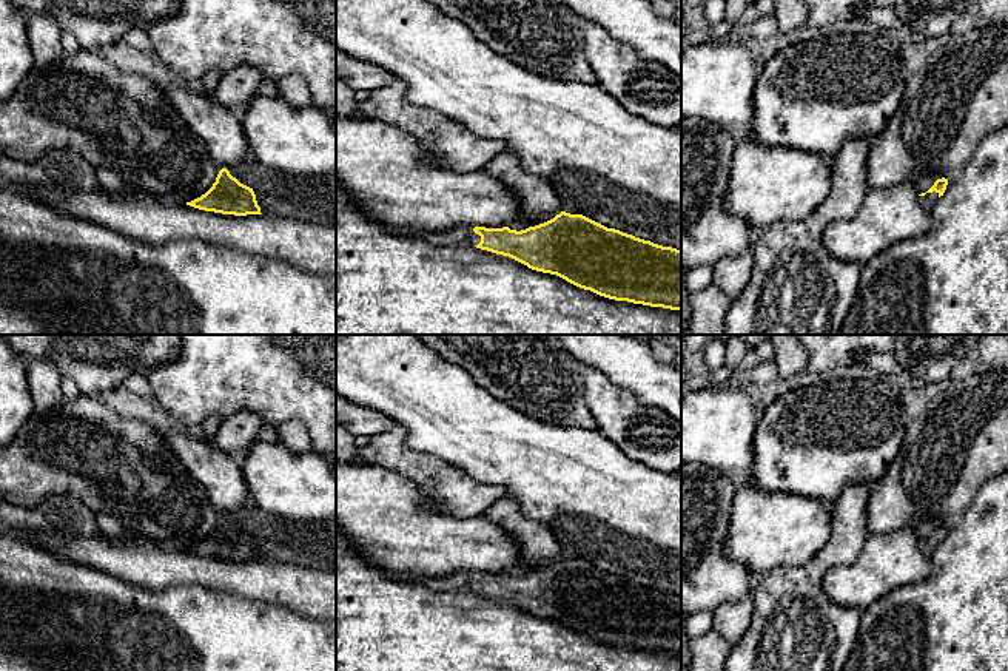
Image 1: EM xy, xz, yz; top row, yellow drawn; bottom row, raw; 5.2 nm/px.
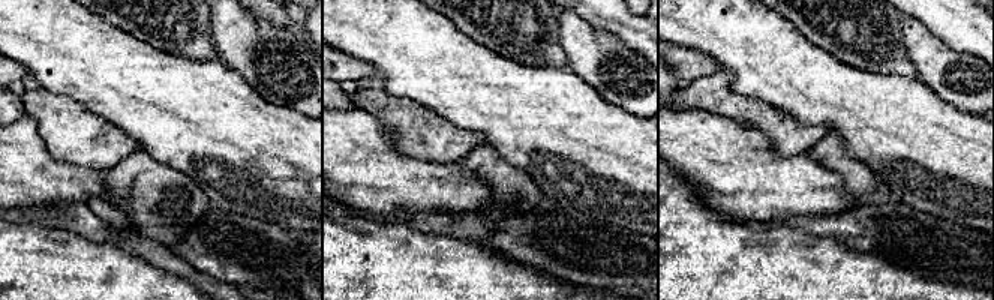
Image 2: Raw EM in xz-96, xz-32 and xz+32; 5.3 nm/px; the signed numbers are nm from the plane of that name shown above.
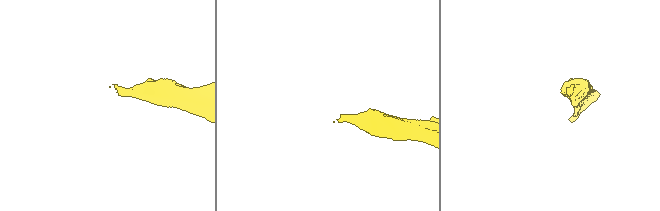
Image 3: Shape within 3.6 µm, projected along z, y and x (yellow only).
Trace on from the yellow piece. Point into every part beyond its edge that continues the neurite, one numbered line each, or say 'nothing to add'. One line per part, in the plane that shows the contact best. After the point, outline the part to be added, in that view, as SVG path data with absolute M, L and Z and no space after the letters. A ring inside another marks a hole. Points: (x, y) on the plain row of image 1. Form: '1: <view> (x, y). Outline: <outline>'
1: yz (928, 546). Outline: M936 537L926 538L925 541L919 541L919 545L920 545L923 554L926 557L931 557L934 549L936 549L936 546L939 545L939 538L936 538Z

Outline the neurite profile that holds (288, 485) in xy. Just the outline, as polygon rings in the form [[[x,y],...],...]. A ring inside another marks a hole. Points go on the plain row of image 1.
[[[256,441],[240,464],[250,503],[293,521],[336,515],[336,474],[328,457],[293,452],[281,441]]]

